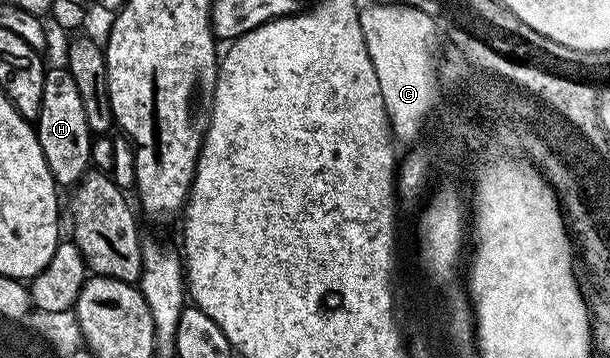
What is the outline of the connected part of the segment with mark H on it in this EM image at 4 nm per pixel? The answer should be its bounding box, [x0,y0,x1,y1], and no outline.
[35,67,94,189]

